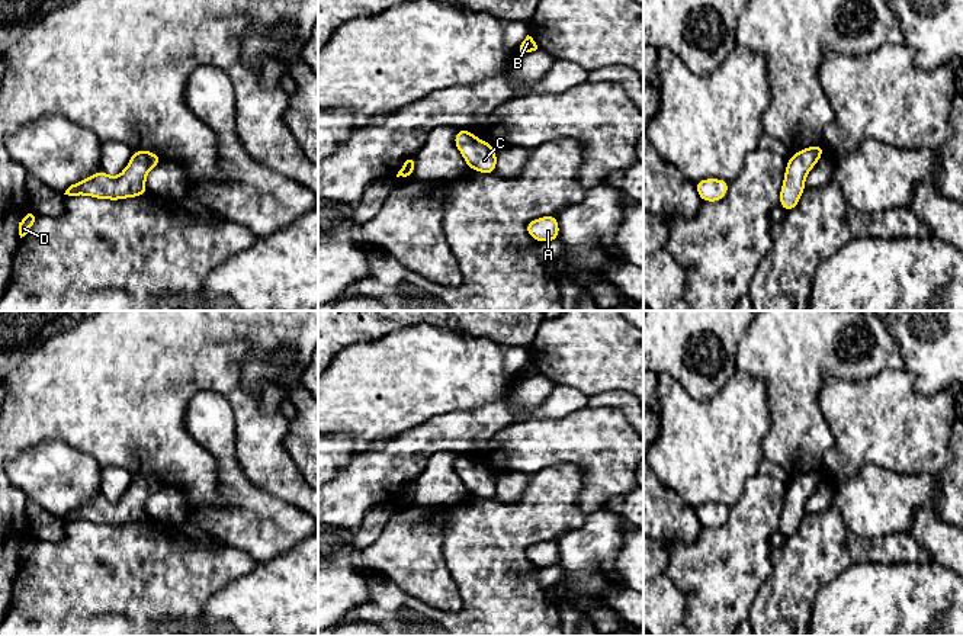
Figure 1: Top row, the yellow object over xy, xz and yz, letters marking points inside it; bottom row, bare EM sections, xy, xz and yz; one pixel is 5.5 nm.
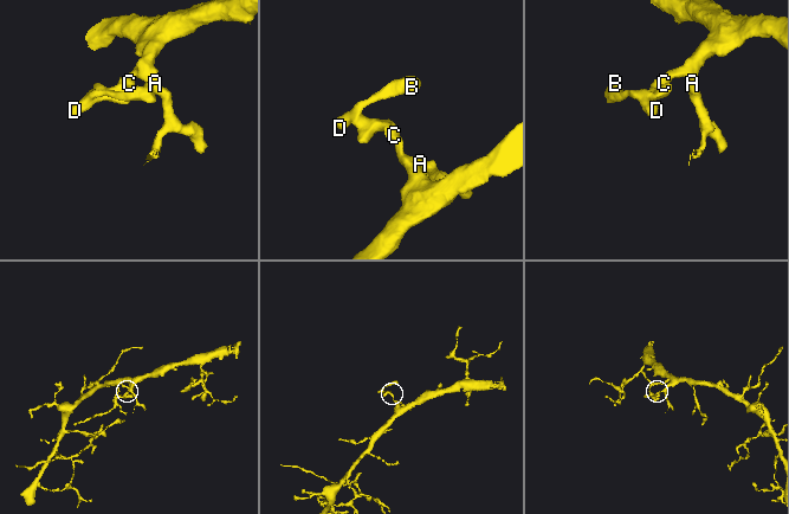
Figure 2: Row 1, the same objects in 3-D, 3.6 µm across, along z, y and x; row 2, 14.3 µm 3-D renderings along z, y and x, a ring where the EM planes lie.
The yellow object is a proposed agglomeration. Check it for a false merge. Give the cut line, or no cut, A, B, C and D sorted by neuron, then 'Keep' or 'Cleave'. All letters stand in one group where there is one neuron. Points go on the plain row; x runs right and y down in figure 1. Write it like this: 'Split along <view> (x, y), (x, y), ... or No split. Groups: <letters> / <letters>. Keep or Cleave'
No split. Groups: A B C D. Keep

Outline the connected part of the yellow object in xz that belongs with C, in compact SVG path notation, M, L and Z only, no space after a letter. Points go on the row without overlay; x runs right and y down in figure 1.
M459 454L453 463L453 468L466 486L469 495L475 495L484 500L495 498L495 473L487 466L474 462L469 454Z

